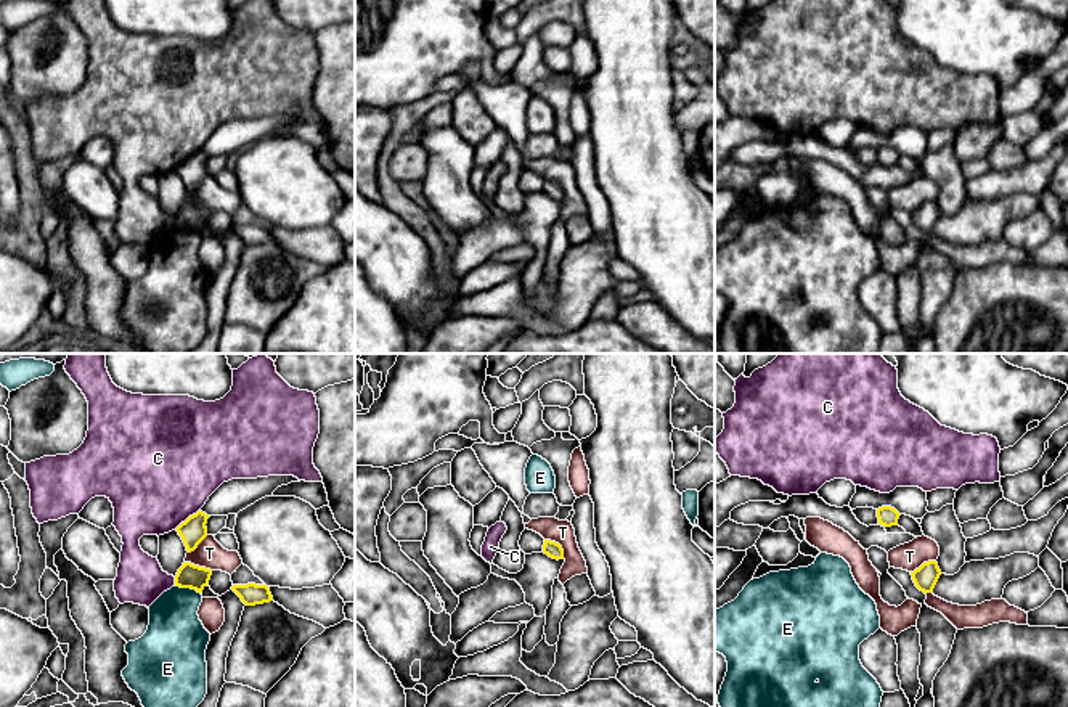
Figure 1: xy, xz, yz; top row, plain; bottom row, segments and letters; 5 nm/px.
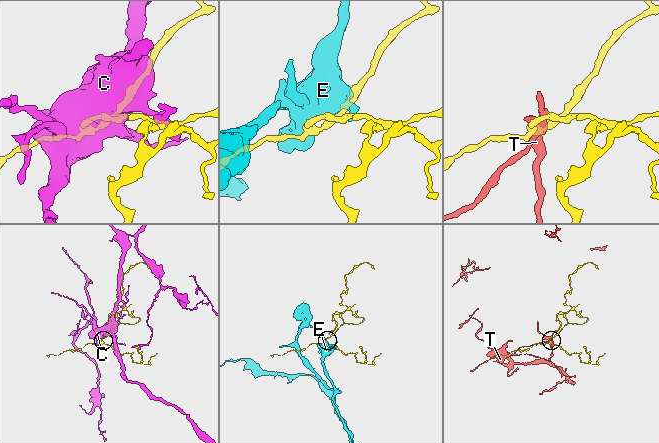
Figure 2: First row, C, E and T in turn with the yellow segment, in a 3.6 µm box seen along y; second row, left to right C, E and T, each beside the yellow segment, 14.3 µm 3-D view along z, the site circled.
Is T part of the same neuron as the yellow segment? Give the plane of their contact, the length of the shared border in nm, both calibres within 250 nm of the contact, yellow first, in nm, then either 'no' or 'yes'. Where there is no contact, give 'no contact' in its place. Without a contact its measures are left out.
xz | 140 nm | 80/120 nm | yes

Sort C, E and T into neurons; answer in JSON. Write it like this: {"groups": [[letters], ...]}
{"groups": [["C"], ["E"], ["T"]]}

